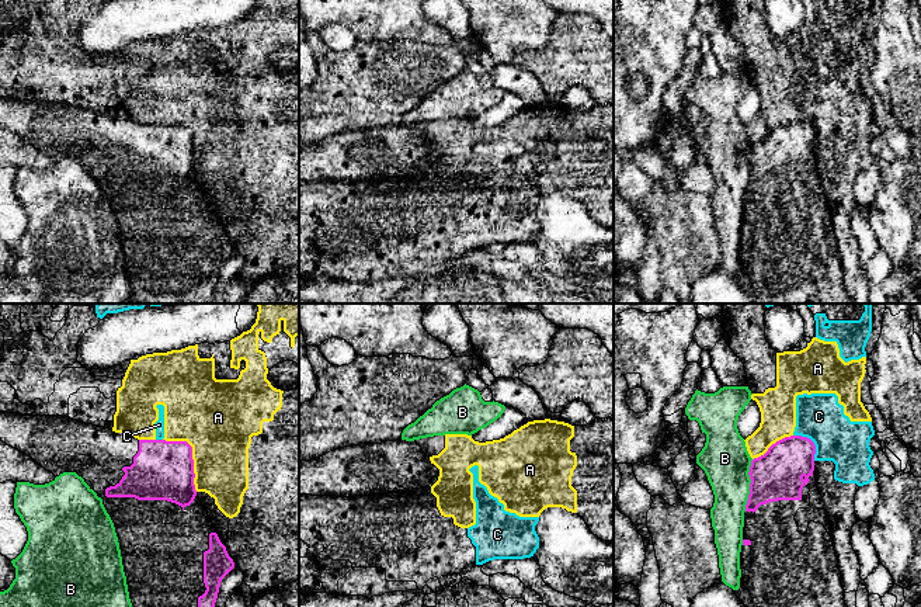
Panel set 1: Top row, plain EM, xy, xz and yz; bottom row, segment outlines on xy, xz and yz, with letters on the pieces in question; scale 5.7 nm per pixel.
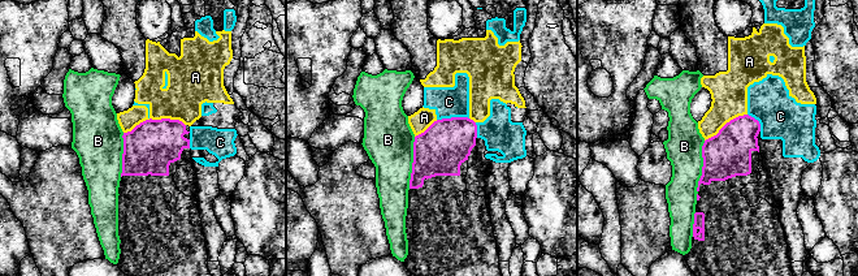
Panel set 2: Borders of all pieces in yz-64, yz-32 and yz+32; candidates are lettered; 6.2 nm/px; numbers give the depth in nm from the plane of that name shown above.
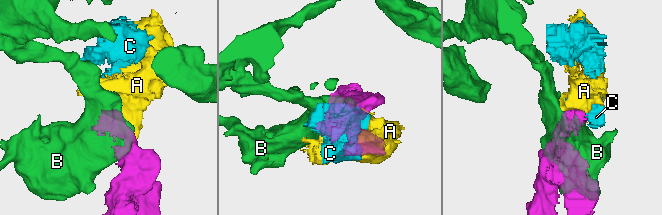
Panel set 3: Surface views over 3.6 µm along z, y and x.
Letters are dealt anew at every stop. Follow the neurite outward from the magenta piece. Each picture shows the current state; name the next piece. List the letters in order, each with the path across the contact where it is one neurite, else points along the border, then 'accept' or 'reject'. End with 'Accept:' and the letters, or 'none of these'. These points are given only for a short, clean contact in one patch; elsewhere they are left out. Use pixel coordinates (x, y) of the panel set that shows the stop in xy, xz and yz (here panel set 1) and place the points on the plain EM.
A: reject
B: reject
C: border yz (793, 120), (807, 122), (813, 128), (815, 145); reject
Accept: none of these

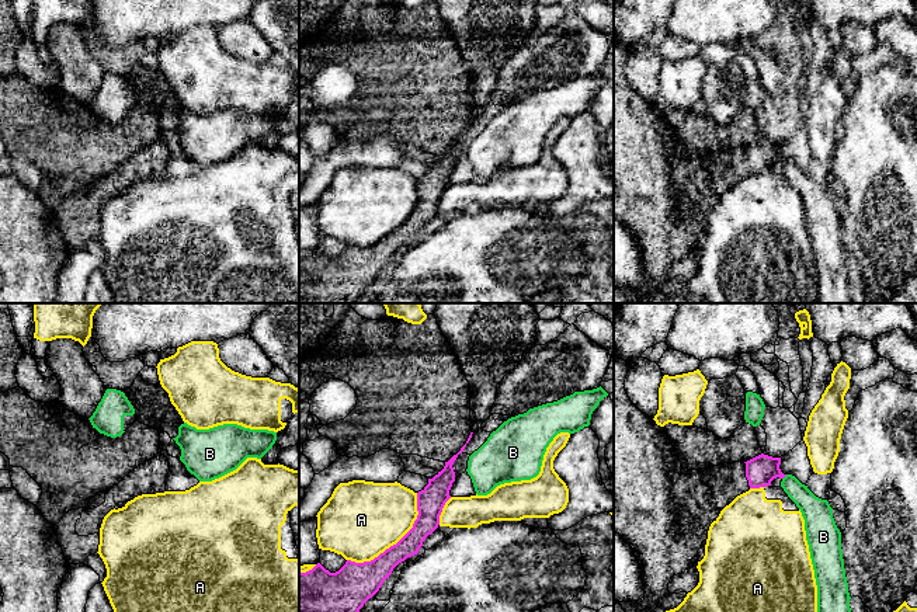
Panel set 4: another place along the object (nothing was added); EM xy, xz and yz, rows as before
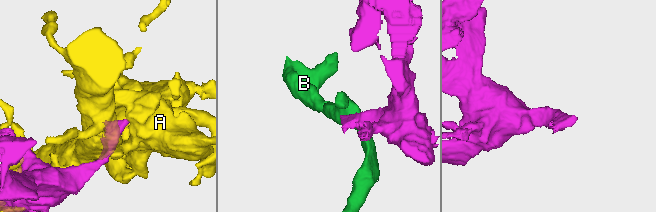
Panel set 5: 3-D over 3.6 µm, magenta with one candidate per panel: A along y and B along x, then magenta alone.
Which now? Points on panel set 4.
A: reject
B: border yz (787, 160), (782, 164); reject
Accept: none of these

